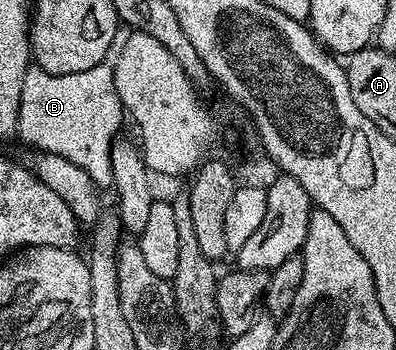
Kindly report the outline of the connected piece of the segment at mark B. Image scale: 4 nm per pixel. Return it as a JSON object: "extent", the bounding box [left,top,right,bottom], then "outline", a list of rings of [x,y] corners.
{"extent":[19,62,125,181],"outline":[[[107,62],[89,68],[86,72],[65,74],[47,73],[36,64],[30,65],[23,76],[23,94],[19,96],[19,138],[27,145],[34,146],[34,151],[68,158],[80,164],[91,177],[98,177],[100,181],[110,181],[110,150],[120,133],[118,130],[121,122],[125,120],[124,106],[114,92],[113,80],[113,67]]]}

